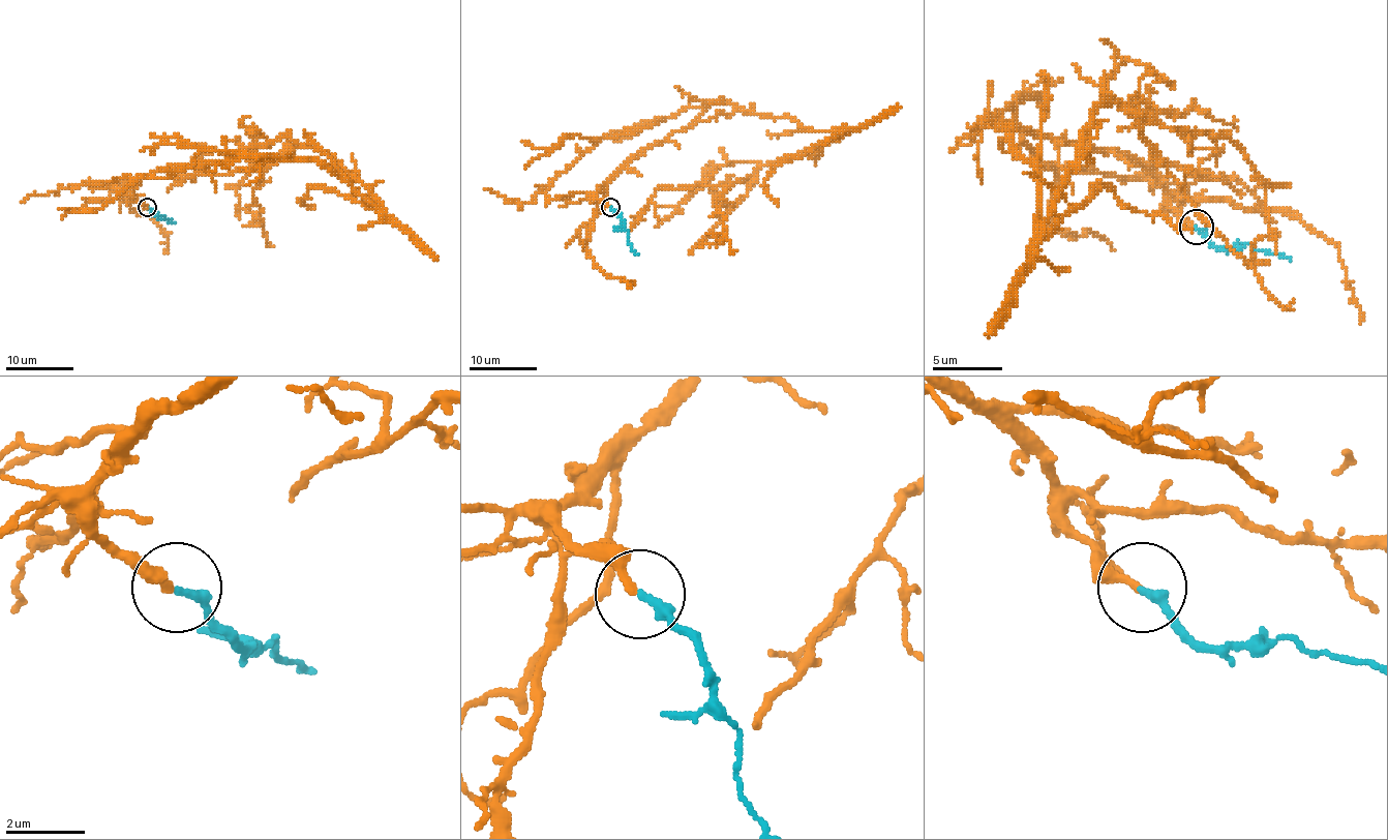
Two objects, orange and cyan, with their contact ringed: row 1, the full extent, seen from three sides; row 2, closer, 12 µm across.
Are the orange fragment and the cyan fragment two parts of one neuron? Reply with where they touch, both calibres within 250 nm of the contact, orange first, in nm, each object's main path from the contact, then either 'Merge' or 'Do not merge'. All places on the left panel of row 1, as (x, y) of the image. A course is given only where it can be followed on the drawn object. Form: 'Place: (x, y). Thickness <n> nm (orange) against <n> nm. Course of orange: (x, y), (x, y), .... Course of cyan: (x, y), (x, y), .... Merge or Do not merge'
Place: (147, 207). Thickness 200 nm (orange) against 260 nm. Course of orange: (147, 206), (132, 196), (145, 177), (247, 155), (324, 161), (380, 206), (312, 147), (167, 190). Course of cyan: (147, 206), (156, 216), (163, 214), (163, 218), (174, 223). Merge

